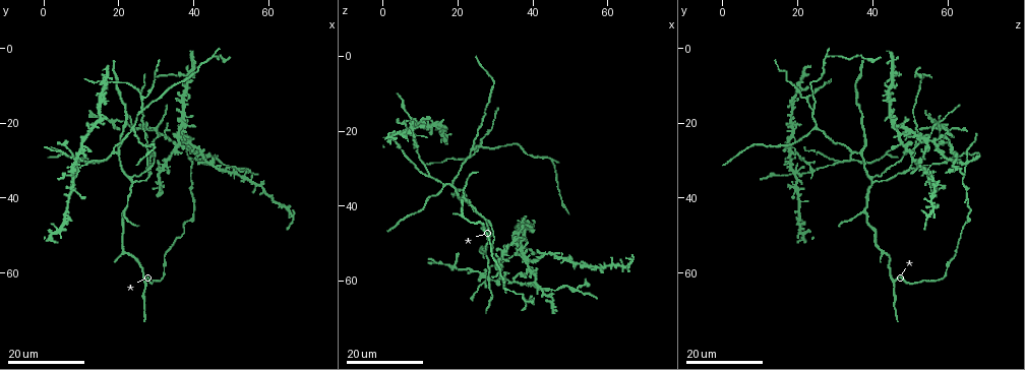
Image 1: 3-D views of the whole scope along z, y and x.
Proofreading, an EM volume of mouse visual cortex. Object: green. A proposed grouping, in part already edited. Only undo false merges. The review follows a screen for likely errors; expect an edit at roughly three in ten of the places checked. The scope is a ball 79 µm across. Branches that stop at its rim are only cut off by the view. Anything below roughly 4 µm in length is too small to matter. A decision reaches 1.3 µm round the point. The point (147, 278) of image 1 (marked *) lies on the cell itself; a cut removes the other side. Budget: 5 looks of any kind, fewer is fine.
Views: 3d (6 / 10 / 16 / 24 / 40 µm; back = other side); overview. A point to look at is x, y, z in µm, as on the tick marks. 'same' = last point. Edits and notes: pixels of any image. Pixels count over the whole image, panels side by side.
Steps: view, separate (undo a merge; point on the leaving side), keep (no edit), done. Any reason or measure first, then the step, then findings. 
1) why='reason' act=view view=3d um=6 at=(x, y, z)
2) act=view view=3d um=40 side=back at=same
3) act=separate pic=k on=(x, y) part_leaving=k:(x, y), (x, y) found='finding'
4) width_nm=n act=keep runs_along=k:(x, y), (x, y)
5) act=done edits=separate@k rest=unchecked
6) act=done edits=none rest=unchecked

why='branch point' act=view view=3d um=16 at=(28.0, 32.0, 50.0)

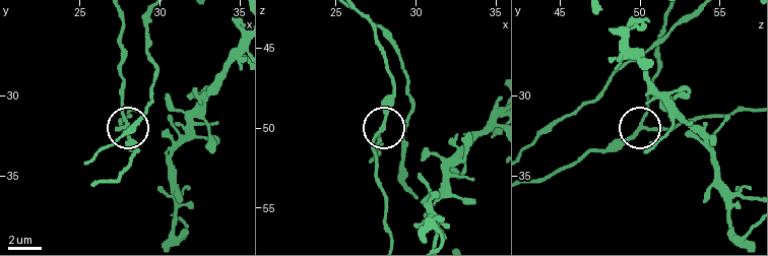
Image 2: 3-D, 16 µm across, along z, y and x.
act=view view=3d um=6 at=(28.0, 31.8, 50.1)

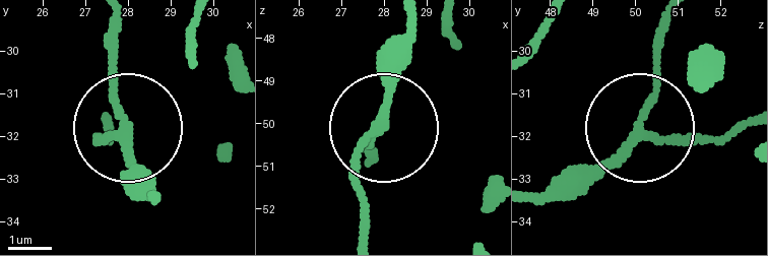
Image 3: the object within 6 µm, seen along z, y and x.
arms=3 act=keep runs_along=3:(150, 201), (125, 129), (100, 136), (107, 125) found='continuous, no second cell'

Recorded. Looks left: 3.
why='branch point' act=view view=3d um=24 at=(24.5, 21.0, 25.5)

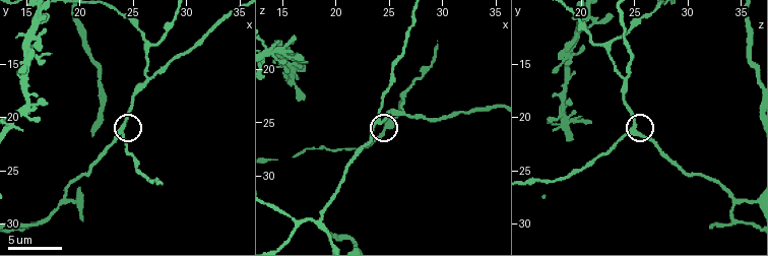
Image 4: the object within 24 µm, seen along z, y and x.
why='closer look' act=view view=3d um=6 at=(24.2, 20.8, 25.0)

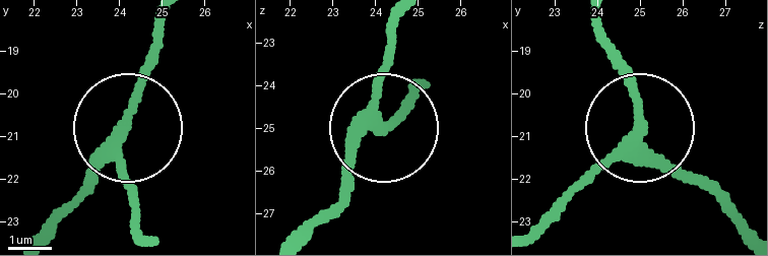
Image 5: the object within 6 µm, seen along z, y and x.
arms=3 act=keep found='all the same cell'

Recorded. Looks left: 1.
act=done edits=none rest=unchecked

